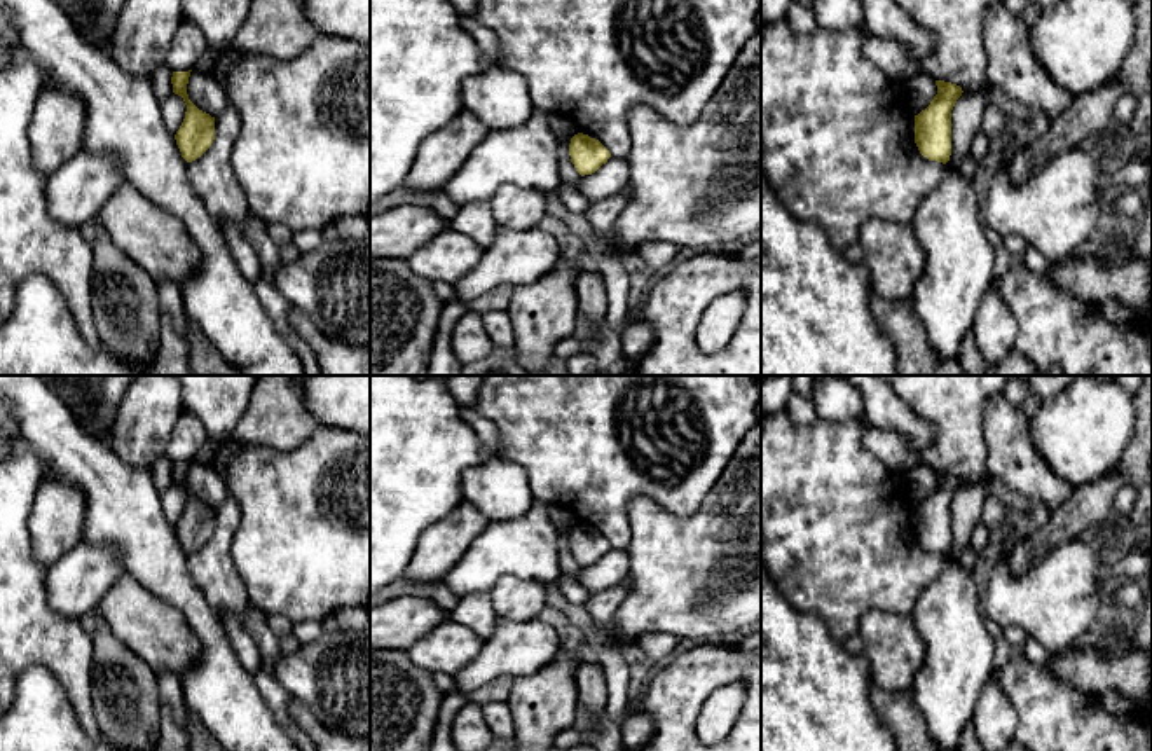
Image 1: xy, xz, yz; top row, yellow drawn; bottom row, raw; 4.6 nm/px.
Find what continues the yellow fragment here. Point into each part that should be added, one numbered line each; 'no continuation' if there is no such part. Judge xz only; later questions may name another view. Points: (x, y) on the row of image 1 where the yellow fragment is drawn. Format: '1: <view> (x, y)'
no continuation

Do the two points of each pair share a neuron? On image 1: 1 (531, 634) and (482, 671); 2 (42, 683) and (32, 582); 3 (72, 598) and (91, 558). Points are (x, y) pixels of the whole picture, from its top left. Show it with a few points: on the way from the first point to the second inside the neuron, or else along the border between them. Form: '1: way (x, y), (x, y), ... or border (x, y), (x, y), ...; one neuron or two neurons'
1: way (519, 647), (494, 661); one neuron
2: border (18, 675), (30, 666), (44, 666), (67, 697); two neurons
3: way (74, 587), (91, 568); one neuron

